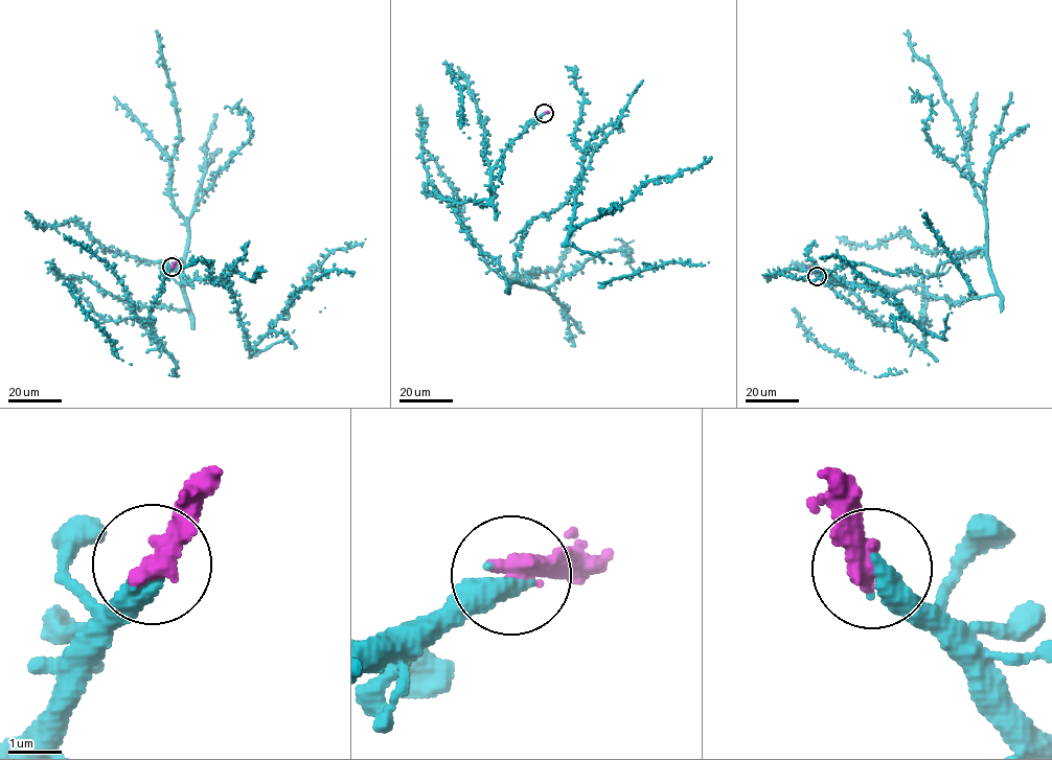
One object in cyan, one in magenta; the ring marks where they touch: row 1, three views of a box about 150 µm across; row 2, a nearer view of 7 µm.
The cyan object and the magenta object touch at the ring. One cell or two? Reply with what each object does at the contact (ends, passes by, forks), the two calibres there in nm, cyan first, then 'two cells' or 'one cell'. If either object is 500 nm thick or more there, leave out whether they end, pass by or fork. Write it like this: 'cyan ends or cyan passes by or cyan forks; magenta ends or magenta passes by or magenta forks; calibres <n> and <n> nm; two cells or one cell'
cyan ends; magenta ends; calibres 460 and 440 nm; one cell

